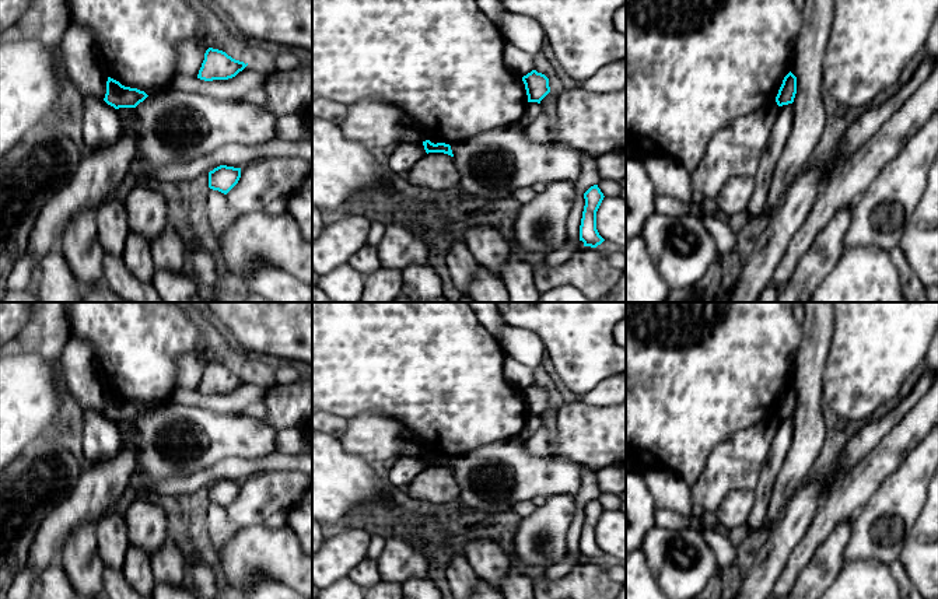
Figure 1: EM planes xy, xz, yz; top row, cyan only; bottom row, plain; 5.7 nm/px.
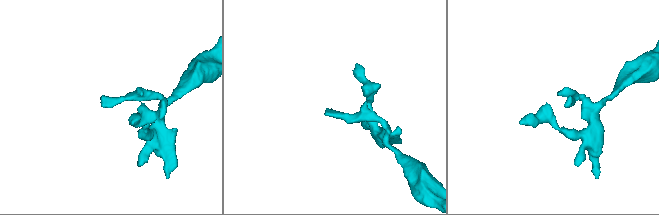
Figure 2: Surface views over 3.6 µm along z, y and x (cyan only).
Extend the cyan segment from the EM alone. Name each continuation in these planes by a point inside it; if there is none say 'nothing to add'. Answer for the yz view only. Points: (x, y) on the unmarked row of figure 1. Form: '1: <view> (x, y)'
nothing to add

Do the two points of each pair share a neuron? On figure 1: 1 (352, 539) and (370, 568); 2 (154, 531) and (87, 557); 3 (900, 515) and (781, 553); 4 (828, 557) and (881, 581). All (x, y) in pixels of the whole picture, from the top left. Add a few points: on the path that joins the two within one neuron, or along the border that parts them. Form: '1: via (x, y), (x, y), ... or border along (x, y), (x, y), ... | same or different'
1: border along (367, 556), (347, 575) | different
2: via (137, 545), (125, 557), (104, 557) | same
3: via (871, 515), (843, 515), (832, 519), (811, 540) | same
4: border along (877, 559), (854, 559), (847, 561), (830, 584) | different

